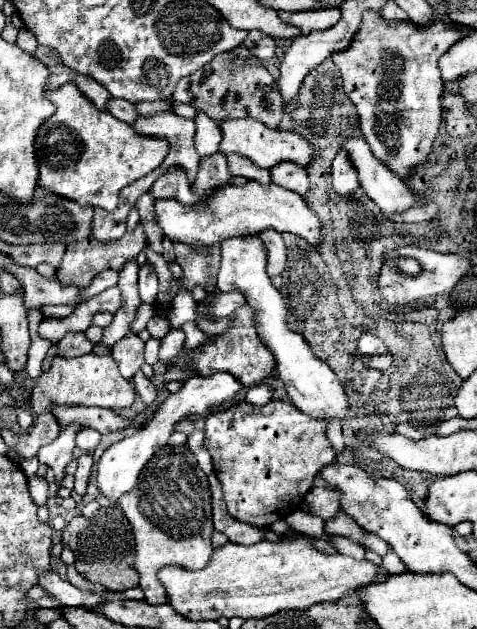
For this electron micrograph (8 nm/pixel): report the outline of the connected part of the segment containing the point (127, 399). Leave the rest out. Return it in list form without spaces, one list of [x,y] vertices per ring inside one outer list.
[[[86,354],[70,360],[54,358],[50,372],[42,372],[36,380],[30,396],[30,404],[36,414],[52,412],[52,406],[100,406],[100,408],[128,408],[132,406],[136,392],[132,384],[122,378],[118,366],[110,354]]]

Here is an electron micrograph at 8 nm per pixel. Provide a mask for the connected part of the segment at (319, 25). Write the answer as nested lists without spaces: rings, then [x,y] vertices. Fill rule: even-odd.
[[[324,8],[324,10],[306,10],[306,12],[280,12],[280,18],[288,24],[294,24],[308,34],[310,30],[326,30],[332,28],[340,20],[340,8]]]

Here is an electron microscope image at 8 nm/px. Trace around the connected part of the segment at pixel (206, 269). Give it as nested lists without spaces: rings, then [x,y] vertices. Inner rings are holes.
[[[176,244],[176,262],[184,270],[184,282],[188,290],[192,290],[196,284],[206,286],[208,282],[216,282],[220,266],[220,244],[198,252],[188,244]]]

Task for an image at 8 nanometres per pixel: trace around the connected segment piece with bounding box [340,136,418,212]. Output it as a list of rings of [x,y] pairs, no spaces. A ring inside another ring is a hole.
[[[350,136],[350,138],[346,138],[340,144],[340,148],[346,152],[346,156],[350,158],[352,166],[356,168],[358,182],[360,182],[362,190],[366,192],[366,196],[372,202],[376,202],[380,206],[380,210],[384,210],[384,212],[402,212],[402,210],[418,206],[418,196],[400,178],[396,178],[396,174],[392,174],[388,170],[388,166],[384,166],[380,160],[374,158],[374,154],[370,152],[370,148],[368,148],[368,144],[364,142],[362,136]]]

